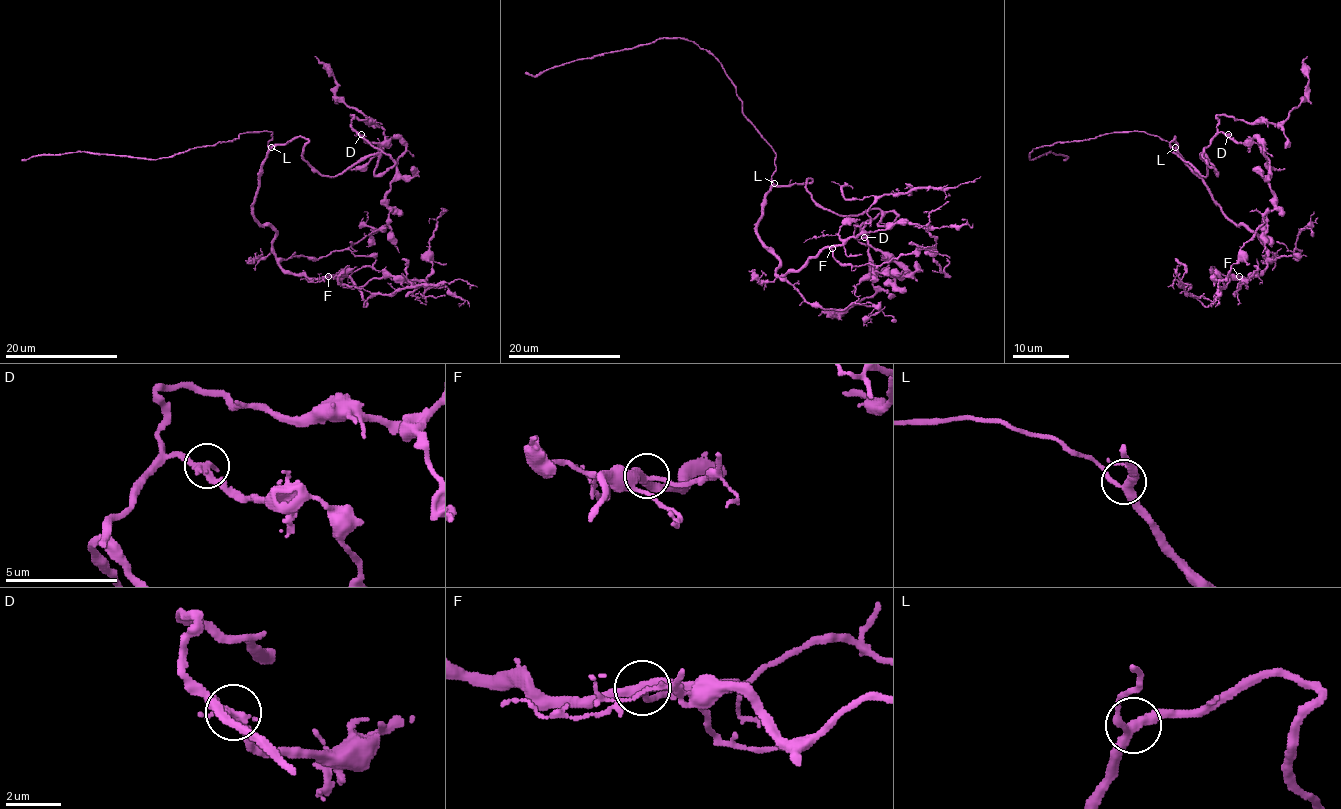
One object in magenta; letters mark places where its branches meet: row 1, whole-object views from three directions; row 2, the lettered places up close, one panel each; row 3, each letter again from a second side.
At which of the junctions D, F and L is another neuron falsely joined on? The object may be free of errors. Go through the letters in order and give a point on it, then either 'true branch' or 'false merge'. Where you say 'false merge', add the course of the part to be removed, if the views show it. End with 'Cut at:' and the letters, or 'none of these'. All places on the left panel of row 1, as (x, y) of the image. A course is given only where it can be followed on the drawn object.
D: at (361, 134); true branch
F: at (328, 276); true branch
L: at (271, 147); true branch
Cut at: none of these

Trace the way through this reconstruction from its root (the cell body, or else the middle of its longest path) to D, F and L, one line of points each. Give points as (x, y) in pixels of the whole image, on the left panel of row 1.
D: (264, 164), (274, 147), (304, 137), (309, 141), (303, 158), (321, 175), (334, 176), (379, 151), (361, 134)
F: (264, 164), (253, 216), (275, 232), (272, 252), (276, 262), (283, 269), (306, 277), (328, 276)
L: (264, 164), (271, 147)

